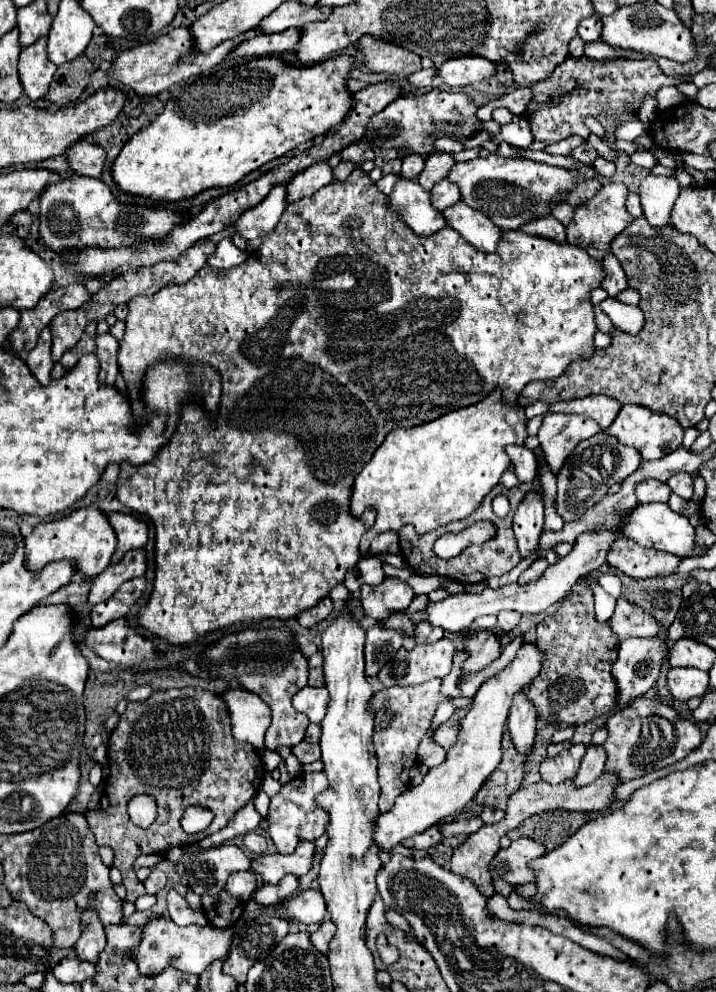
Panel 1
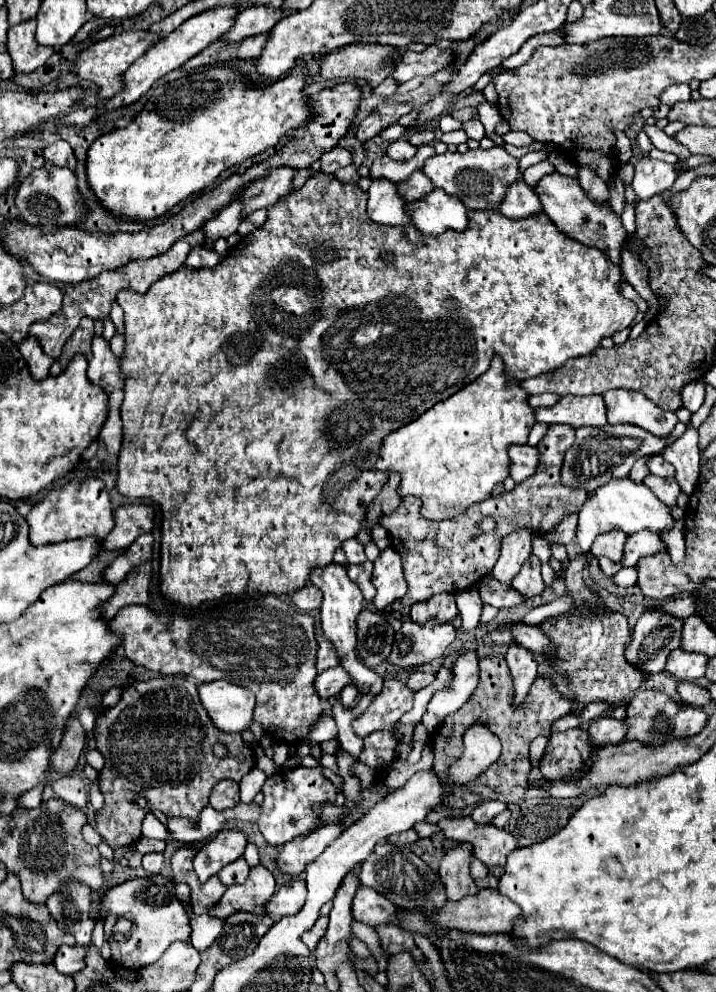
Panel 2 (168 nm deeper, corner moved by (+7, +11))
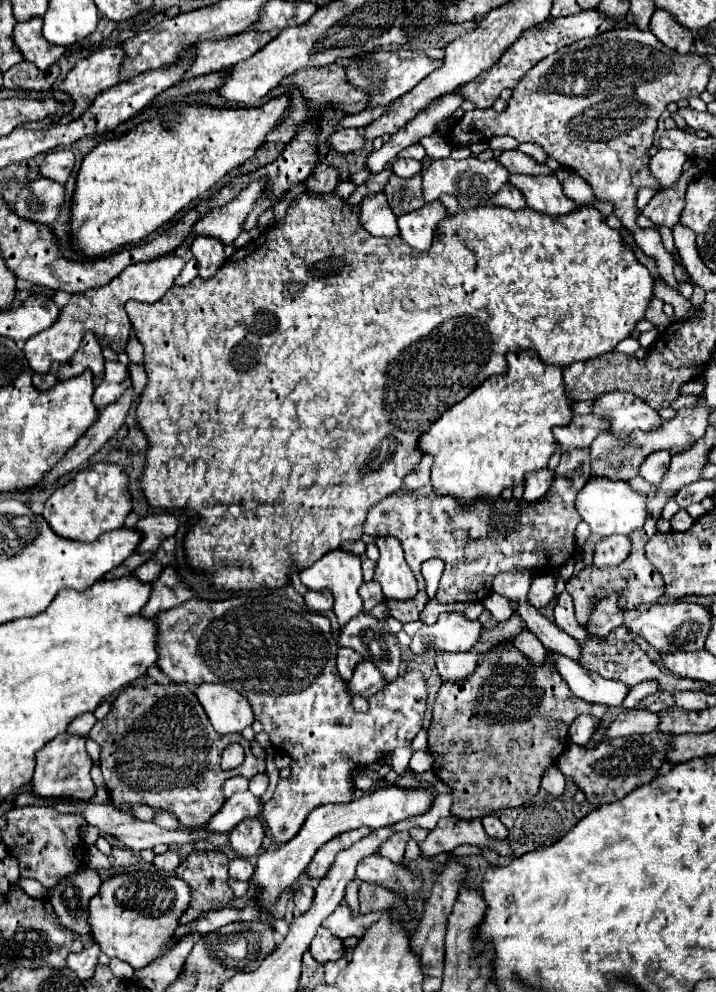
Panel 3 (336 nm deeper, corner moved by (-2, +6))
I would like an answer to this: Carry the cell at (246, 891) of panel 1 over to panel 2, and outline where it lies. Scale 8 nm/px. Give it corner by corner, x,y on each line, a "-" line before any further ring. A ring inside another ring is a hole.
240,857
240,859
228,863
224,869
220,869
218,877
220,877
220,881
224,885
234,885
234,883
244,883
246,877
248,877
248,873
250,873
250,867
248,867
246,859

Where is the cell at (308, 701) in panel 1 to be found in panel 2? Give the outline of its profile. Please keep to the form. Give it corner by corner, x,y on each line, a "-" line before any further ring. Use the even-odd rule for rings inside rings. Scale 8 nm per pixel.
332,667
332,669
326,669
322,671
316,681
314,681
314,687
318,691
318,695
322,699
334,699
336,695
340,695
340,691
350,685
352,681
348,679
348,673
344,671
344,667

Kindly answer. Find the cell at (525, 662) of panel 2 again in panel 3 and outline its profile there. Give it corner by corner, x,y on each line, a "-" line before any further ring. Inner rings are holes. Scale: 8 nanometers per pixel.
523,630
517,638
515,638
515,648
527,658
531,660
535,666
543,666
547,650
541,644
541,640
537,640
537,636
533,636
529,630

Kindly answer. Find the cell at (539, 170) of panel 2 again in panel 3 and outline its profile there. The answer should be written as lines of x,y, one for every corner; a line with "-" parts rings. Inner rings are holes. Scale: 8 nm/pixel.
519,150
503,152
499,160
501,160
501,164
505,164
505,168
509,168
509,172
515,172
515,174
529,174
529,176
553,174
553,170
547,164
539,164
531,156
521,154

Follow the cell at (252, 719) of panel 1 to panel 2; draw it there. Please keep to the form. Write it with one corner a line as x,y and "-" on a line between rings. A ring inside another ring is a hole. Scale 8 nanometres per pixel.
212,681
198,685
202,707
220,731
240,733
248,729
254,711
252,691
228,681

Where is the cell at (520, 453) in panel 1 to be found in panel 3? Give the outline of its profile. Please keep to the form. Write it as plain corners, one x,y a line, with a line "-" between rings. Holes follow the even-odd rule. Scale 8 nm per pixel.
541,468
537,472
531,472
527,476
527,482
525,482
525,494
523,494
523,498
527,502
539,500
549,490
553,480
555,480
555,472
551,468

